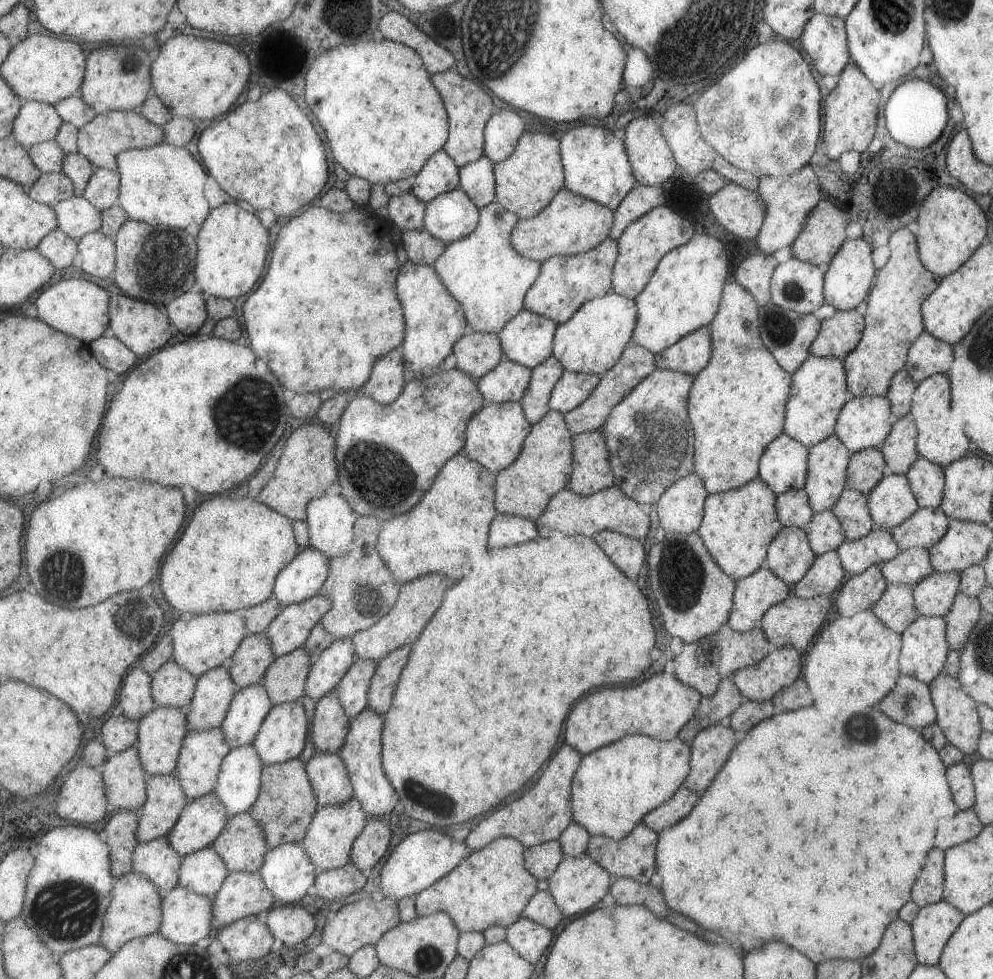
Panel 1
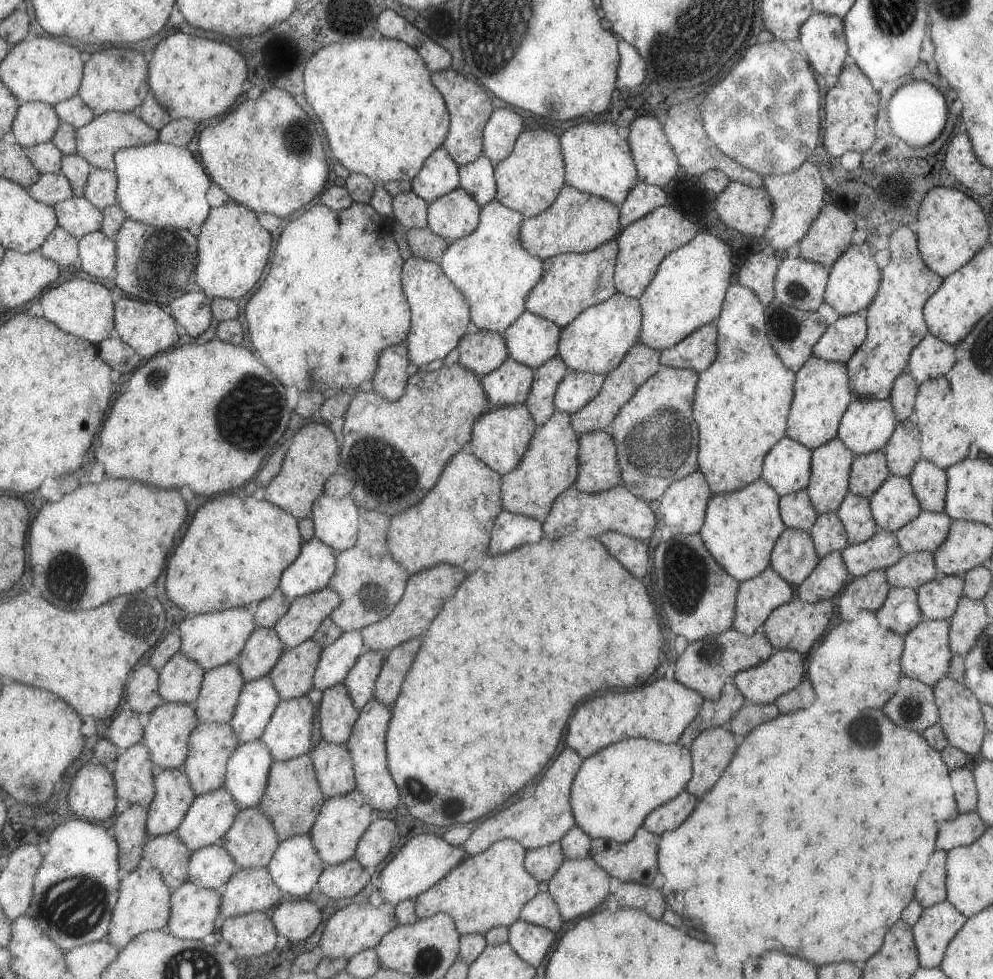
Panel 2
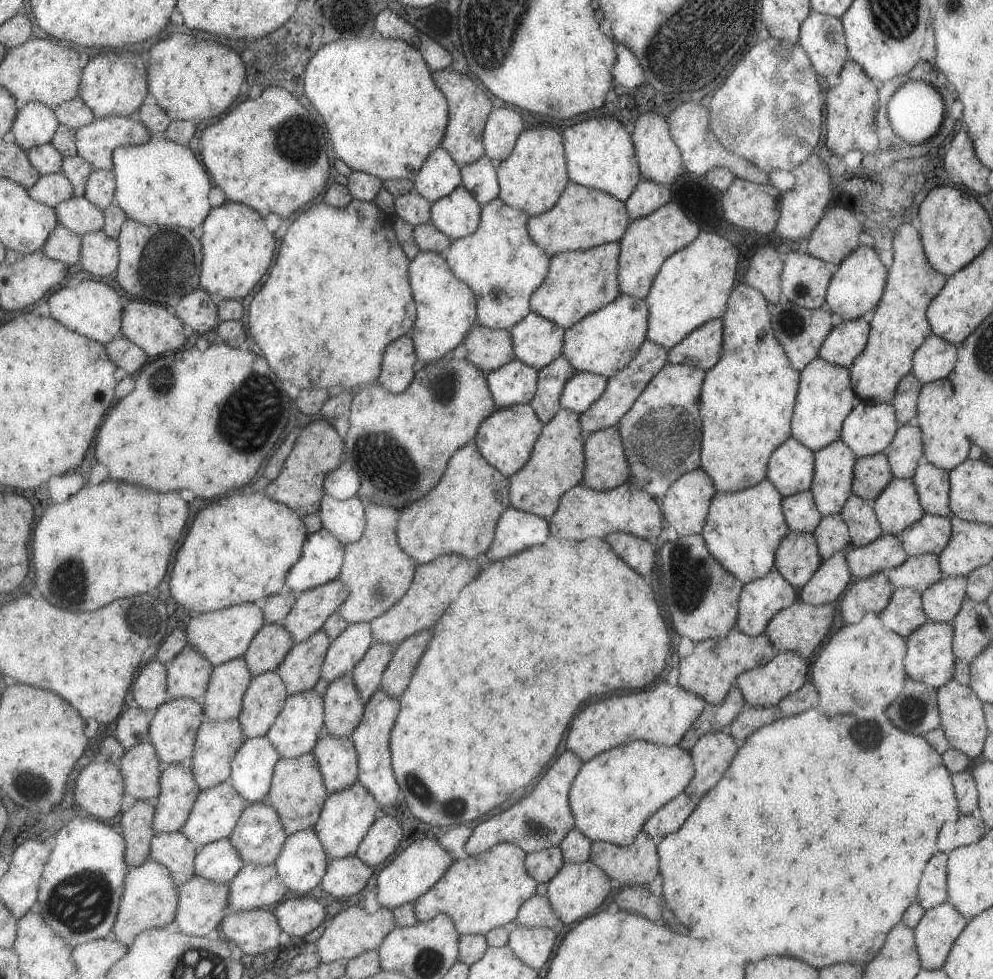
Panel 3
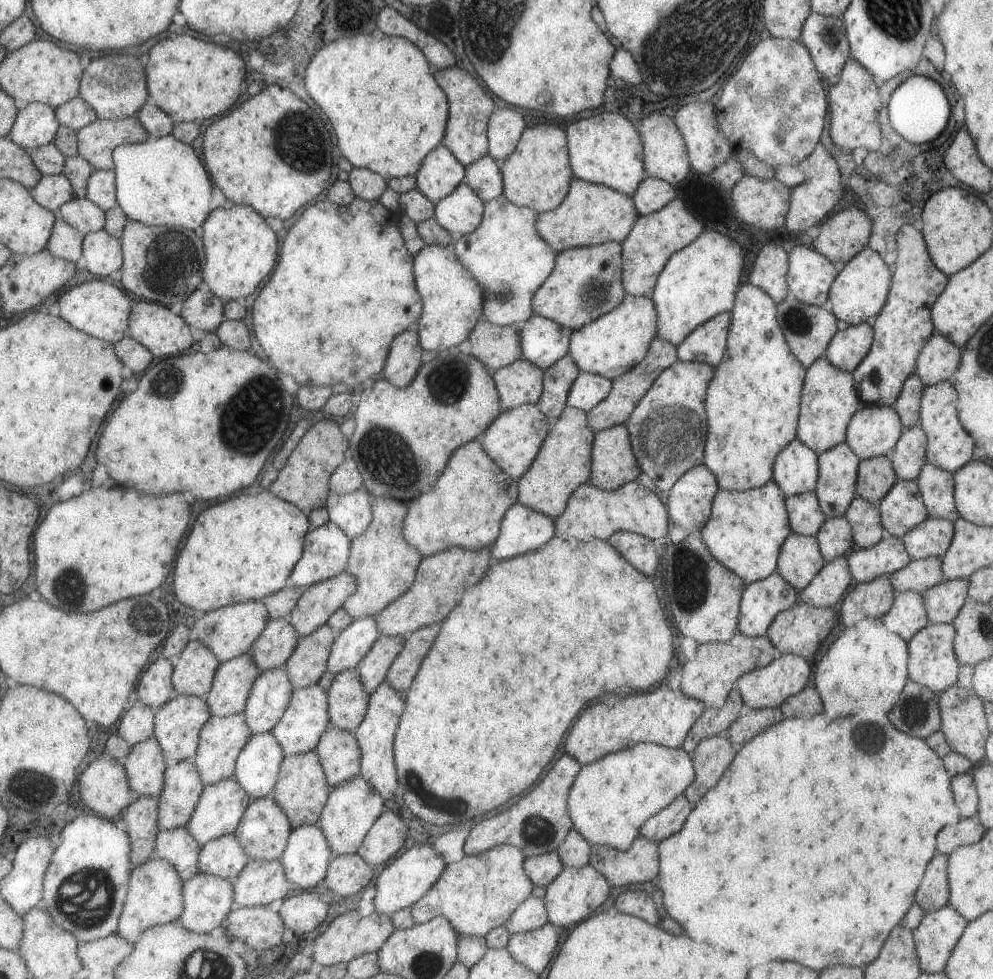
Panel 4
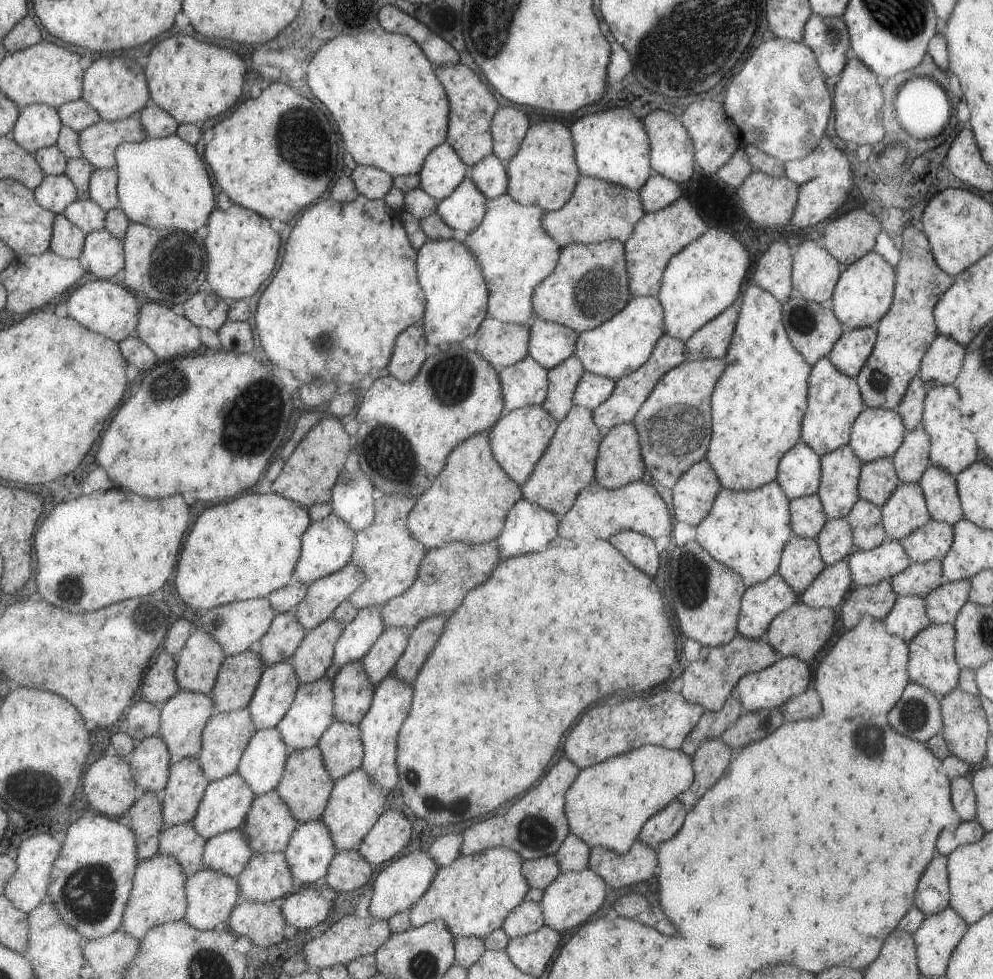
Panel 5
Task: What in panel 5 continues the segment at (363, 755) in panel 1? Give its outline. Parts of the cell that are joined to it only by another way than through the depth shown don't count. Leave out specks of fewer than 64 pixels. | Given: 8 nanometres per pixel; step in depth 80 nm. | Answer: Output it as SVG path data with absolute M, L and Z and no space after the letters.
M396 674L388 676L376 686L372 707L368 715L360 722L362 739L366 748L362 767L388 791L399 788L401 777L398 763L398 742L403 725L409 718L414 696L414 685L400 679Z

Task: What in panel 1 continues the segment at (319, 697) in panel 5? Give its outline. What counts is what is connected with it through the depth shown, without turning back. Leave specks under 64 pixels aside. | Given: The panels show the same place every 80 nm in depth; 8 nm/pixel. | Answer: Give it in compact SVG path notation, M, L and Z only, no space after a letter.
M300 701L275 705L267 716L254 745L266 764L286 763L302 755L311 728Z

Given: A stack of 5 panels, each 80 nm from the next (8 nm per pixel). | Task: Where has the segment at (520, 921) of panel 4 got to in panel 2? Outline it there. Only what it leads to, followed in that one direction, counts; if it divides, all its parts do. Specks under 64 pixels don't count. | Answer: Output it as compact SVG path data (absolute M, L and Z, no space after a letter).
M547 892L535 895L529 903L525 904L519 913L518 920L553 932L557 932L563 924L558 908Z

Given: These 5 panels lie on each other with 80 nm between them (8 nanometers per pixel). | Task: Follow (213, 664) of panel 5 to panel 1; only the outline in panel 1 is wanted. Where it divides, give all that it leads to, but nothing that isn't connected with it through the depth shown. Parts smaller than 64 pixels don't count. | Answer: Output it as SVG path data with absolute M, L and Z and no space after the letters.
M172 658L154 676L154 700L161 707L190 709L199 679Z

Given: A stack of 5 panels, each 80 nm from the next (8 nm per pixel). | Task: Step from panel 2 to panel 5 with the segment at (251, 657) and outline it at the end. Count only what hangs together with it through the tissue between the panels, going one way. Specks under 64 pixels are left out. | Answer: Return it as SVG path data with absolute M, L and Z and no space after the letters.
M294 610L279 613L269 632L260 640L260 652L268 665L291 660L306 638L306 628Z

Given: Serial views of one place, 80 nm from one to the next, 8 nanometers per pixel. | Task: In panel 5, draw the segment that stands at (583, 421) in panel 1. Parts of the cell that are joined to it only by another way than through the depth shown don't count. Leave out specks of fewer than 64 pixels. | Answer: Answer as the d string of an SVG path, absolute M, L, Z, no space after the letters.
M663 333L656 341L648 359L631 374L622 376L616 380L613 392L599 406L592 410L592 417L597 428L602 432L613 428L615 425L632 422L635 413L643 404L646 396L653 390L661 376L674 366L686 360L683 343L667 333Z

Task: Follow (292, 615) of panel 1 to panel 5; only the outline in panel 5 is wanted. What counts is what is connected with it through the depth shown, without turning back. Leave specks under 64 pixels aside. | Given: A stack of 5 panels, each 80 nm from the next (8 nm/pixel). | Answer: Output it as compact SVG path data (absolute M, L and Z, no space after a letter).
M351 561L339 572L316 580L310 585L308 595L294 610L307 631L313 631L333 613L344 600L350 598L365 582L364 568Z

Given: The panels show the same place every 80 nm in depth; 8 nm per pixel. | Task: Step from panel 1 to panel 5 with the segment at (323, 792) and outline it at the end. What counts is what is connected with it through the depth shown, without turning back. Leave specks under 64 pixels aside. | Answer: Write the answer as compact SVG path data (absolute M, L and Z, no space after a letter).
M335 721L323 734L319 746L335 780L363 766L366 748L360 723Z

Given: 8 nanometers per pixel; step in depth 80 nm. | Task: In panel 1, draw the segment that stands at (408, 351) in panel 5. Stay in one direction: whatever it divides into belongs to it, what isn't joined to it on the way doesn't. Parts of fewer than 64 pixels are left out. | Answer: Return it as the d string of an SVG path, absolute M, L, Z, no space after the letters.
M401 348L382 356L375 363L371 378L363 386L365 394L381 404L393 404L406 387L406 360Z

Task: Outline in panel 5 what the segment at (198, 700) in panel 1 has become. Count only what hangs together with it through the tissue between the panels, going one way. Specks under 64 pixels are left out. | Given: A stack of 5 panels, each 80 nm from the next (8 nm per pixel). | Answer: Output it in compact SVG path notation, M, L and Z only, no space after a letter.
M253 650L227 656L212 692L218 713L249 708L266 667L263 657Z

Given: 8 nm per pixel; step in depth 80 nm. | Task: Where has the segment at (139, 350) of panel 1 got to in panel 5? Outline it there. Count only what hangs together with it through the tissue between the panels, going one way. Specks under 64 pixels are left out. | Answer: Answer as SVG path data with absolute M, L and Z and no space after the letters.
M148 302L140 310L140 323L136 335L141 337L160 358L161 362L179 357L187 357L203 344L200 327L193 324L185 315L175 314L171 306L162 302Z

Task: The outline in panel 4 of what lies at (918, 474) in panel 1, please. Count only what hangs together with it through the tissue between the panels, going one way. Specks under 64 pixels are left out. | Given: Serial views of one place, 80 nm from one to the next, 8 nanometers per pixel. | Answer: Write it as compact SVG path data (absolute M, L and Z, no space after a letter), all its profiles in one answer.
M926 462L915 481L929 517L949 522L960 517L955 508L952 473Z

